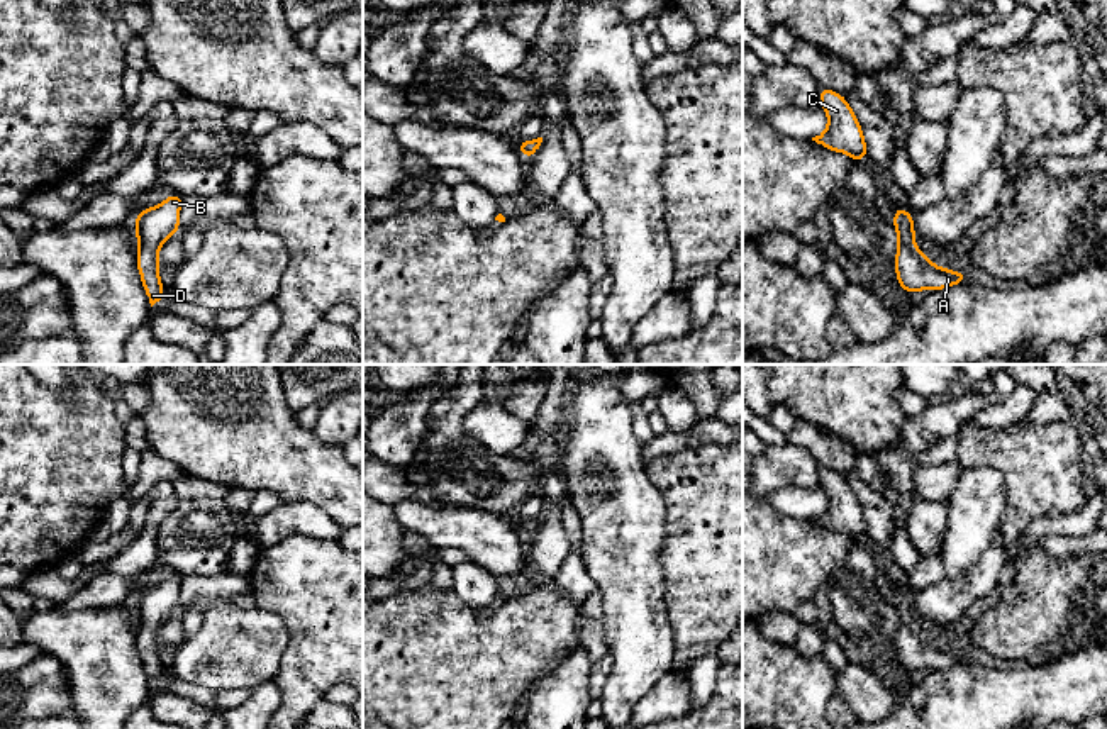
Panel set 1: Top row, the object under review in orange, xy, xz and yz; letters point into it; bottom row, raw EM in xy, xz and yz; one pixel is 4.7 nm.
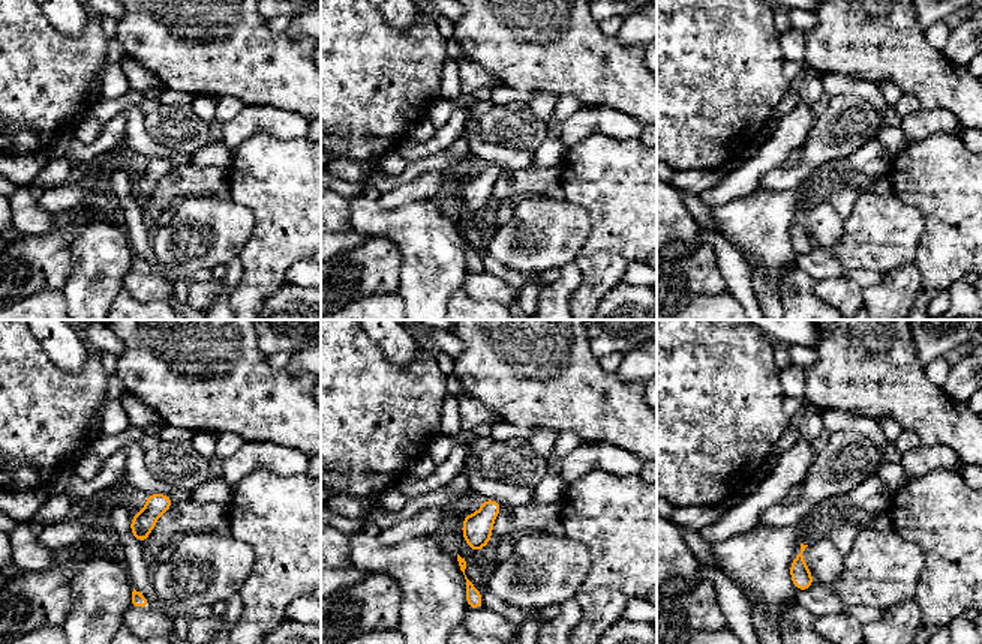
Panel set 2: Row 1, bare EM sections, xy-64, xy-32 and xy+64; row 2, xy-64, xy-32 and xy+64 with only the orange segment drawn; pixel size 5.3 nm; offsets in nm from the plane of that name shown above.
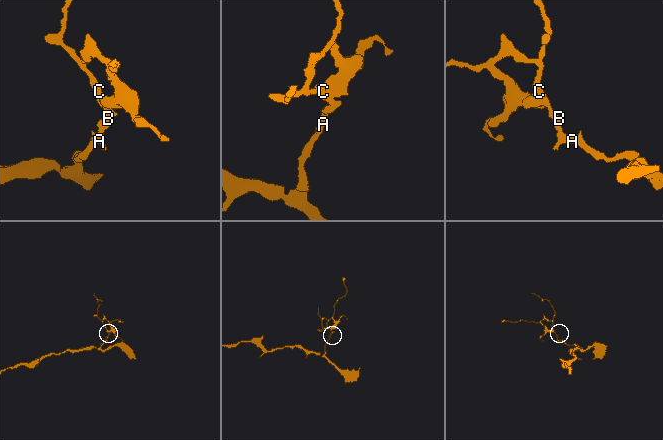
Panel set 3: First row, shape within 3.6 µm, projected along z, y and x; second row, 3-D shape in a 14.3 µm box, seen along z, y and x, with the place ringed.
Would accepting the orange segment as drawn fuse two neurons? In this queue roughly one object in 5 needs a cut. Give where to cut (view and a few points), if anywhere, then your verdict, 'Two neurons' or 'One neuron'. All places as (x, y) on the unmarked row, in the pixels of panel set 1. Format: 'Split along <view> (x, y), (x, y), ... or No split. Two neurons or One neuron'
No split. One neuron

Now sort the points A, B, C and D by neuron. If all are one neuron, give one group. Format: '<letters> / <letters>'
A B C D

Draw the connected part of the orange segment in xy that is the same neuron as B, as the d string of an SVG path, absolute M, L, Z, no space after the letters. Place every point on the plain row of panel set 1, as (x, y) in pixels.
M173 573L163 583L144 587L134 600L137 612L137 649L151 687L164 675L158 653L158 631L163 622L180 612L180 588L183 575Z

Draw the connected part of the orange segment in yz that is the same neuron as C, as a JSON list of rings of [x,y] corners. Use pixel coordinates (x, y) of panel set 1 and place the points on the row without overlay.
[[[817,468],[822,490],[829,497],[827,509],[812,517],[829,531],[851,536],[856,543],[868,536],[861,505],[843,475],[829,468]]]

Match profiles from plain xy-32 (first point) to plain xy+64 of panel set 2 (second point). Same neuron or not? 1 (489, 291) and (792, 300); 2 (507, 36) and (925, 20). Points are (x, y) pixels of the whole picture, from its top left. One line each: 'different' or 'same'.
1: different
2: different

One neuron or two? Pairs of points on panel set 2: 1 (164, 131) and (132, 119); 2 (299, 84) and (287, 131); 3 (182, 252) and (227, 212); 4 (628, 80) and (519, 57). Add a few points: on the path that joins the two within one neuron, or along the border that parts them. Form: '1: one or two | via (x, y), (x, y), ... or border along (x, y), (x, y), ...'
1: two | border along (144, 116), (146, 132), (156, 143), (170, 149)
2: two | border along (257, 104), (285, 108), (305, 119)
3: one | via (192, 242), (216, 222)
4: one | via (601, 72), (574, 57), (546, 57)

